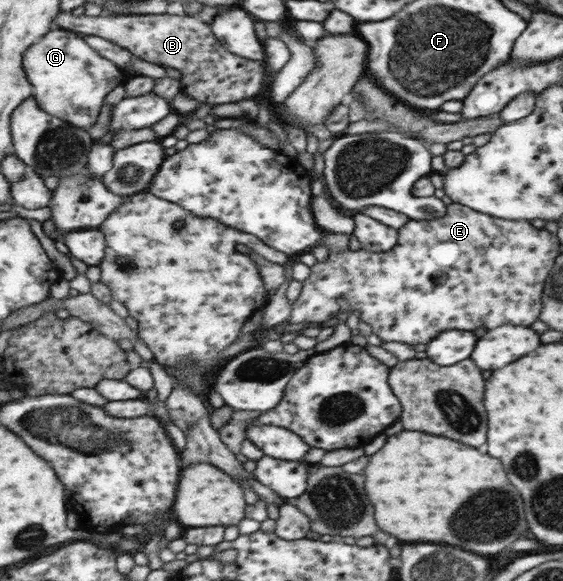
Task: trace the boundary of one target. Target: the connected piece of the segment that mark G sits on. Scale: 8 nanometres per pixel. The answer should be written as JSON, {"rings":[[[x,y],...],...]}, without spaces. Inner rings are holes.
{"rings":[[[55,28],[53,32],[45,34],[45,38],[41,38],[41,42],[33,44],[33,50],[29,50],[29,54],[25,54],[25,72],[29,74],[29,82],[33,82],[33,86],[37,88],[35,98],[37,98],[37,102],[41,102],[41,108],[45,112],[87,129],[90,129],[99,120],[101,110],[105,109],[103,104],[105,104],[107,94],[113,92],[115,86],[125,85],[127,82],[125,70],[121,66],[117,66],[117,63],[111,62],[109,58],[99,54],[93,46],[89,46],[88,40],[80,33],[64,28]]]}

